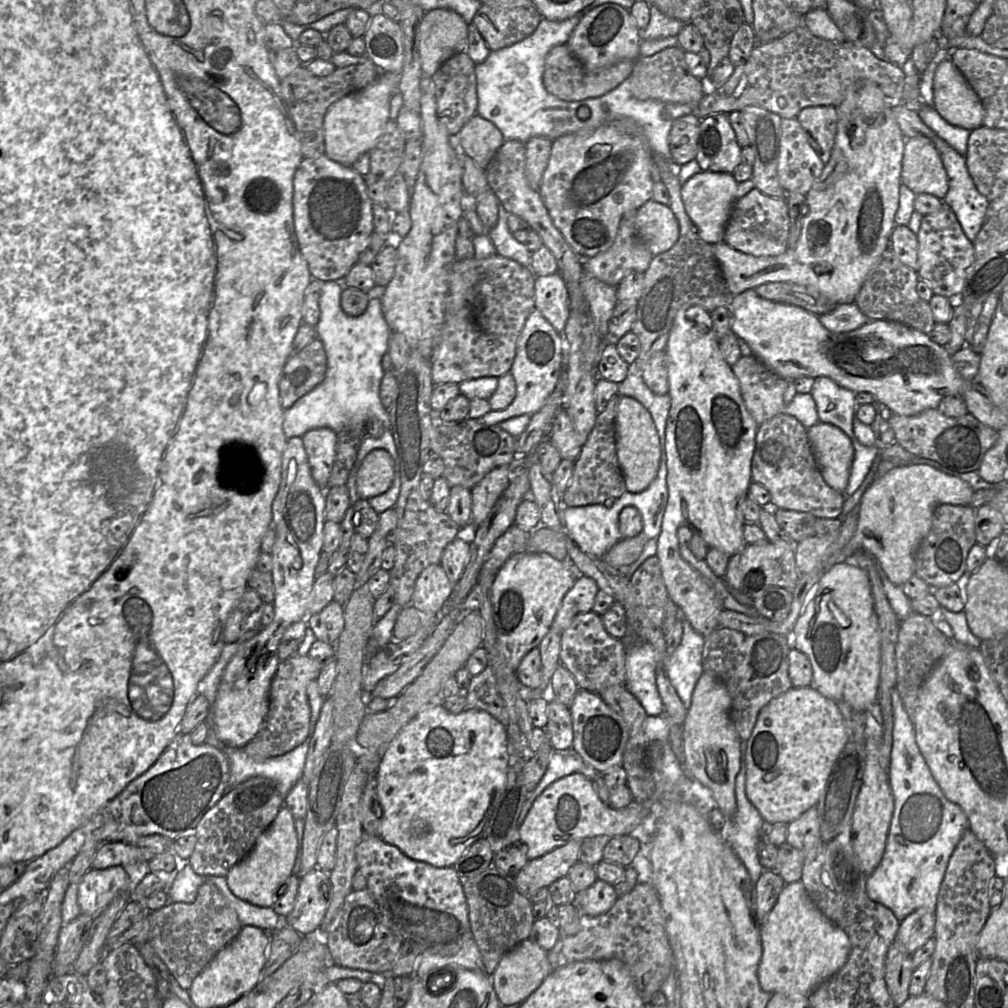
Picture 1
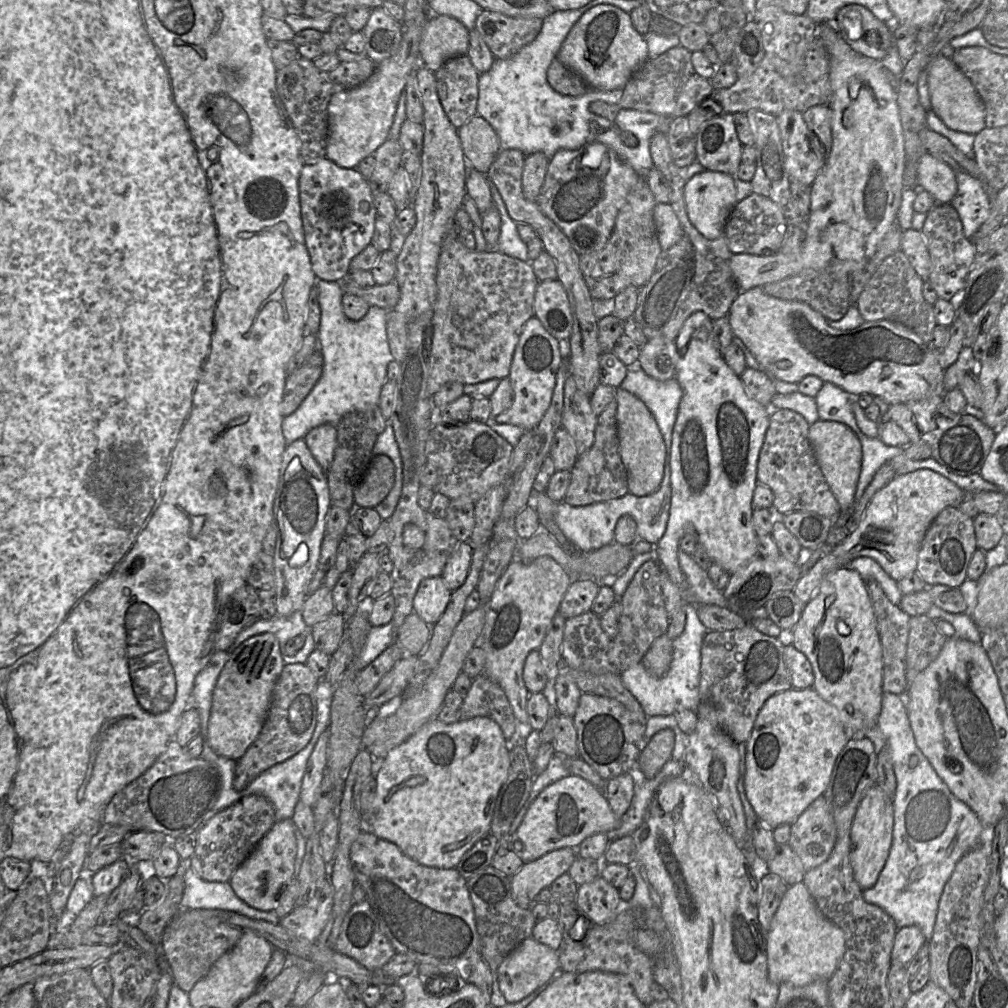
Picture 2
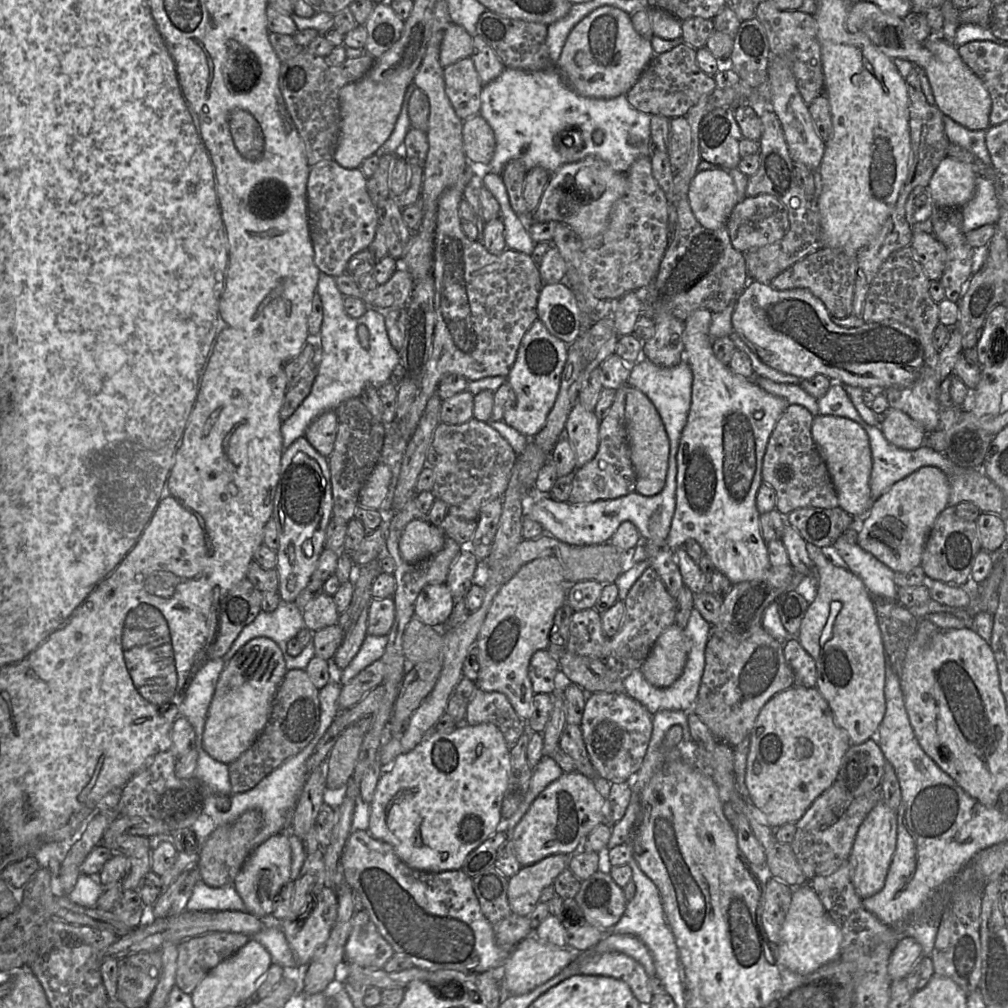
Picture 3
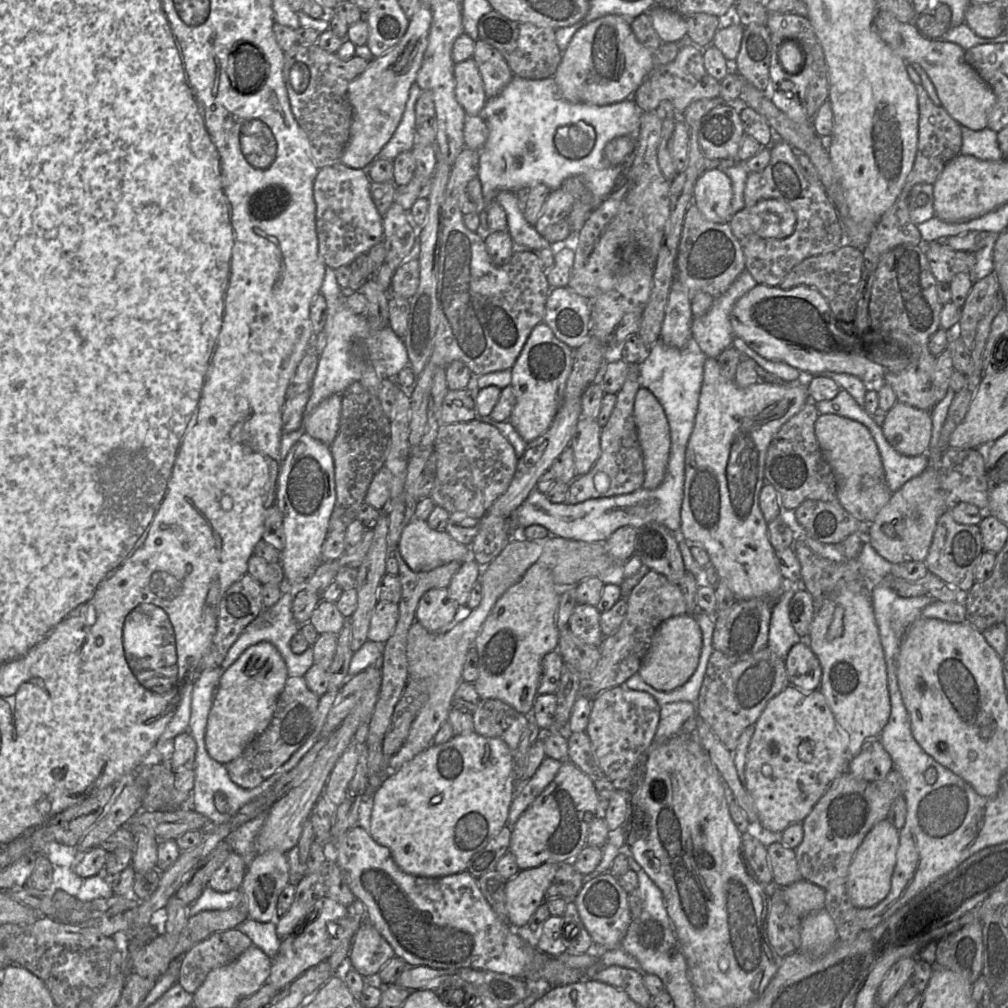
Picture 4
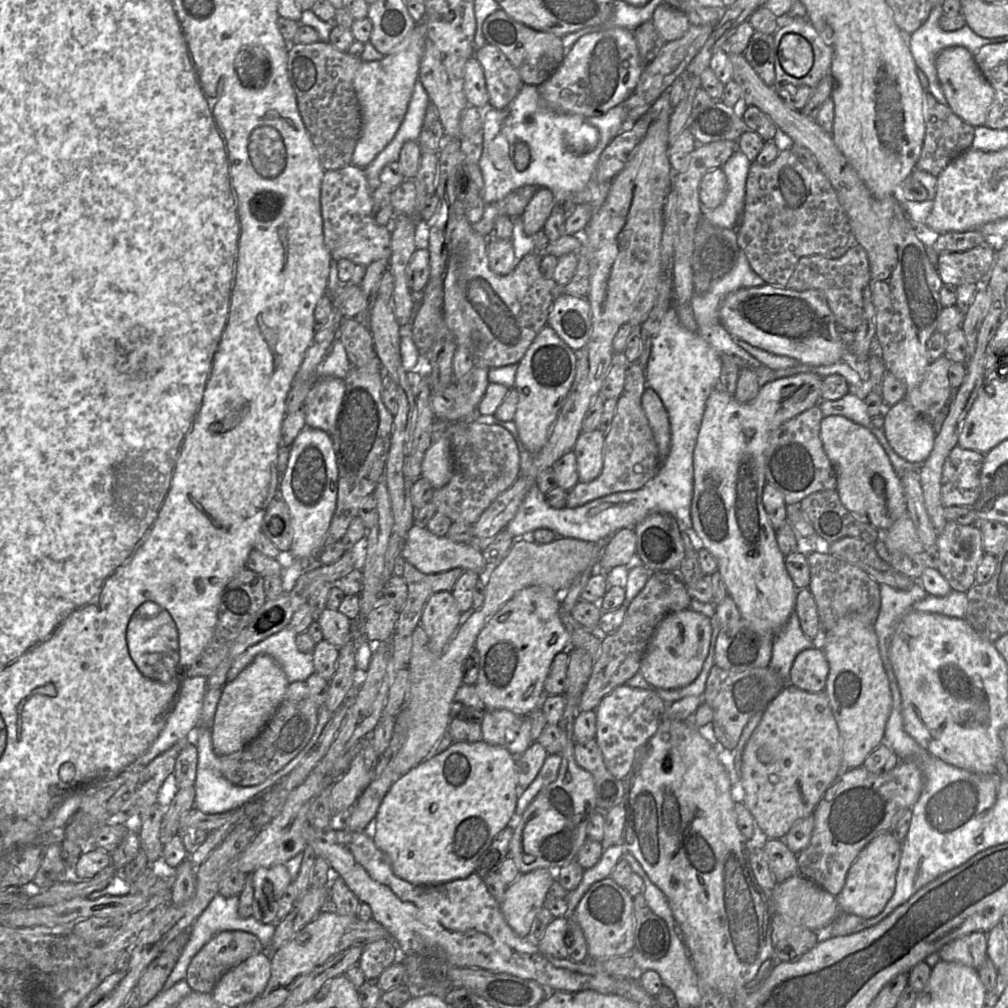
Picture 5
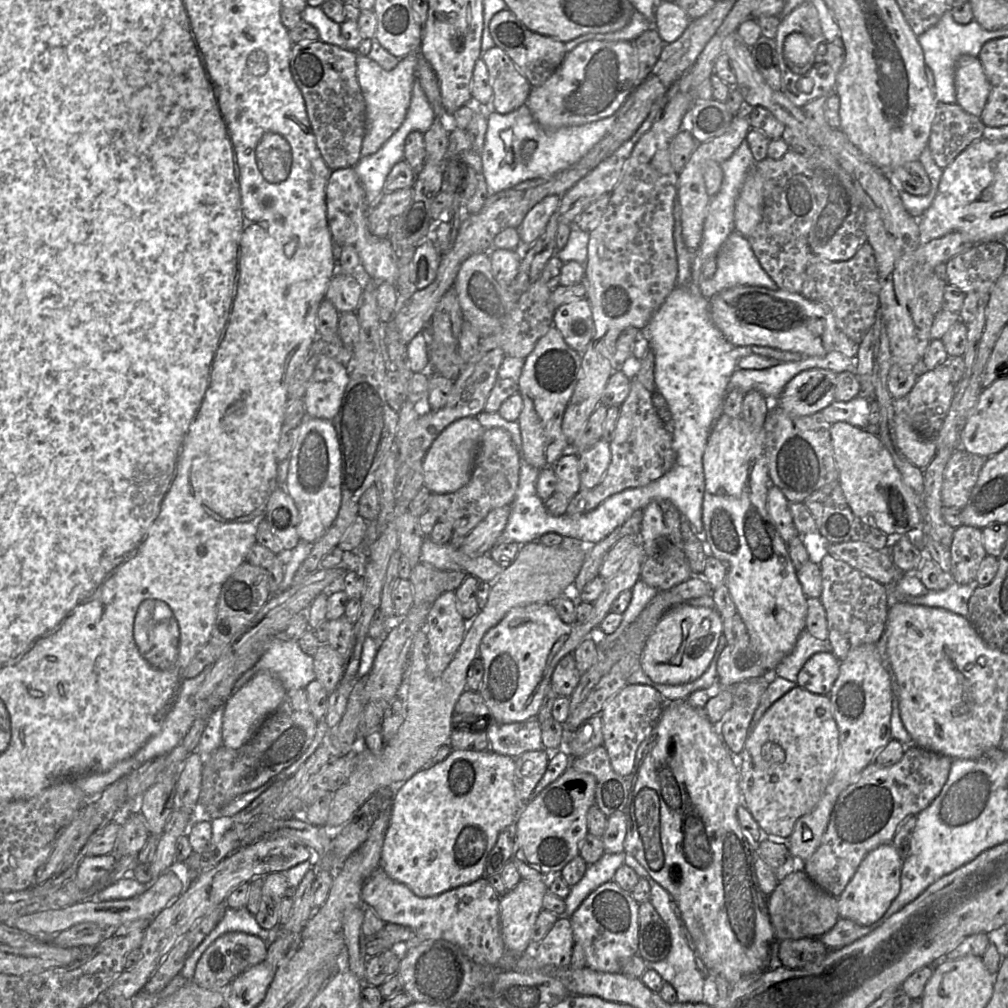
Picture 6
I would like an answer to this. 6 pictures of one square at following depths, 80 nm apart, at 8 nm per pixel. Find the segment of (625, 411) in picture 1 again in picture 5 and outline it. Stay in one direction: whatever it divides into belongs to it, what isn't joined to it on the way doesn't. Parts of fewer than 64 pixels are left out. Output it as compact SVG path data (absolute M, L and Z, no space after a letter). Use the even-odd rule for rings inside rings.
M648 387L643 392L641 403L657 444L662 465L671 446L670 422L667 410L659 395Z

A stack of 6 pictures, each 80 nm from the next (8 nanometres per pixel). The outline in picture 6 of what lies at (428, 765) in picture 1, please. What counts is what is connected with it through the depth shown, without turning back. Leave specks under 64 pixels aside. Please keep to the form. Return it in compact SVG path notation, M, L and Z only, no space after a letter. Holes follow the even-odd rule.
M452 750L443 761L437 763L429 769L421 769L416 772L394 793L391 803L390 824L385 834L381 852L381 868L392 880L406 885L415 895L419 897L436 896L450 889L470 884L480 878L483 878L487 856L494 847L498 835L506 827L515 823L520 813L519 800L517 799L514 786L514 773L515 758L498 754L491 750Z

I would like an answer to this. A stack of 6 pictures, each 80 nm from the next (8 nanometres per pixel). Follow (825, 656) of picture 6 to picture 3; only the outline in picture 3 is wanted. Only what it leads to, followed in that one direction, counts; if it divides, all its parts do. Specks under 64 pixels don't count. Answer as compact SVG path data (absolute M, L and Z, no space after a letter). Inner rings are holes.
M796 639L782 644L784 658L793 672L793 686L816 687L817 667L815 660Z

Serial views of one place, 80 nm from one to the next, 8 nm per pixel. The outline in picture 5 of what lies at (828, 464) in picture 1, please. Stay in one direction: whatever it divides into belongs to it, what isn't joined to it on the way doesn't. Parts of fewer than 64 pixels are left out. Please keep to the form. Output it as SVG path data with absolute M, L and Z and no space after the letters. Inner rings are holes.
M824 416L820 425L823 449L834 467L841 503L856 518L887 530L907 511L901 479L872 432L844 416Z

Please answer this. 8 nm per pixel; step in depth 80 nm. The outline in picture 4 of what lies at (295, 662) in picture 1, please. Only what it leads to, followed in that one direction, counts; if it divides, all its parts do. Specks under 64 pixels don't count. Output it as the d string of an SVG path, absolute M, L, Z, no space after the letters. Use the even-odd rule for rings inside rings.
M289 676L268 727L238 758L223 764L230 779L241 788L253 789L271 777L313 734L318 720L318 706L319 697L308 688L305 678Z

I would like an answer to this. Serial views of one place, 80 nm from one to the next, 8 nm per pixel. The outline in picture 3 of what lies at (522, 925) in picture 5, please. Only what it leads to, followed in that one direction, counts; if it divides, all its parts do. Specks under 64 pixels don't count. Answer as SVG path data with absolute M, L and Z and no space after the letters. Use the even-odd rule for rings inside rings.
M554 854L527 866L508 878L507 898L510 909L517 915L529 916L539 903L541 891L553 884L555 878L568 867L570 855Z

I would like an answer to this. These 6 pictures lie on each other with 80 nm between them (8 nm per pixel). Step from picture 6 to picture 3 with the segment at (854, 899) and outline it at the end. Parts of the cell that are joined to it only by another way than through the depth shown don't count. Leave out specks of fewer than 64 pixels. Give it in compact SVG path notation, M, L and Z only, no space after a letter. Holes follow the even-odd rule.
M884 801L878 802L867 814L858 828L849 865L851 880L855 891L861 899L871 897L880 892L895 852L897 840L897 815Z

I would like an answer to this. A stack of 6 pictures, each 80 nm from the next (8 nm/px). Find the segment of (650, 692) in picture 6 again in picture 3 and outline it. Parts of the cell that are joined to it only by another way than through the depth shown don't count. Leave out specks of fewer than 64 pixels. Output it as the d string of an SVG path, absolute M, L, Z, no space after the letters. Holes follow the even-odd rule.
M624 693L587 694L580 728L591 763L600 779L612 783L630 781L641 768L653 729L653 715L639 701Z

